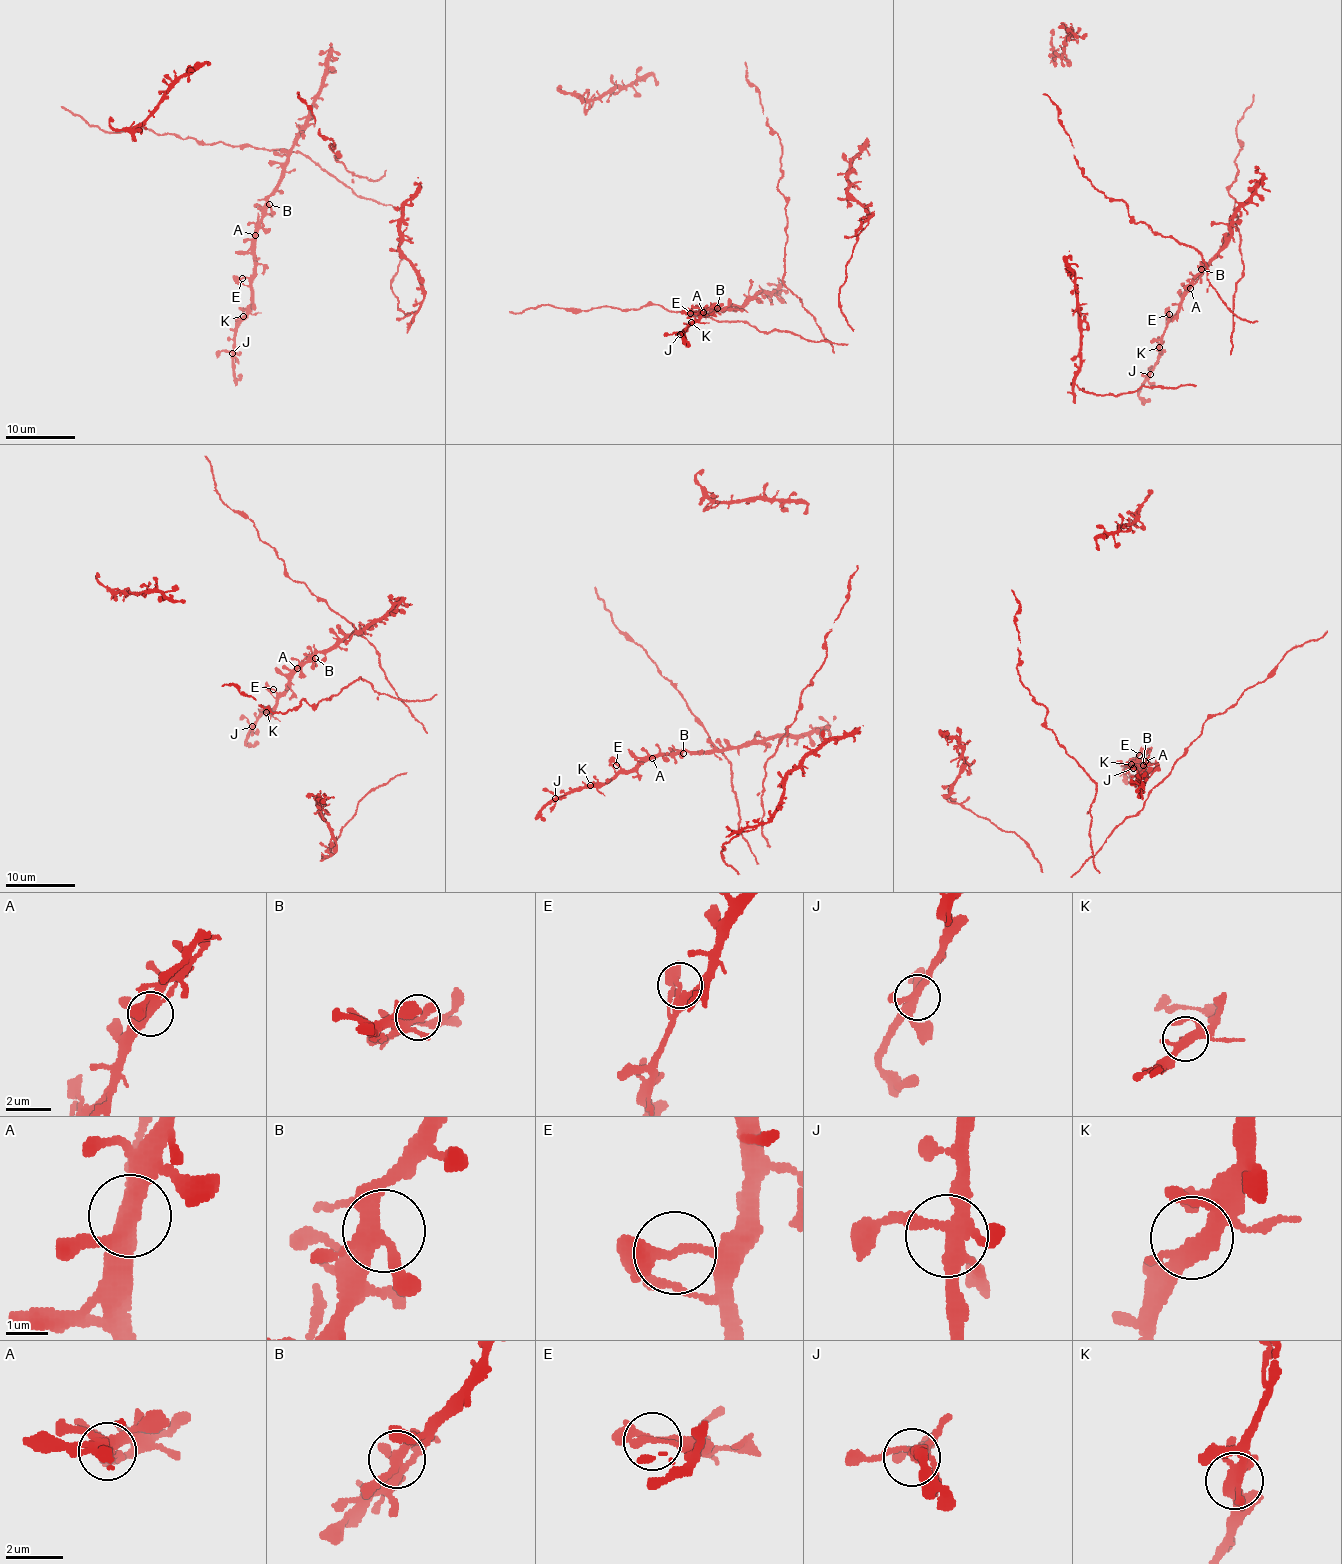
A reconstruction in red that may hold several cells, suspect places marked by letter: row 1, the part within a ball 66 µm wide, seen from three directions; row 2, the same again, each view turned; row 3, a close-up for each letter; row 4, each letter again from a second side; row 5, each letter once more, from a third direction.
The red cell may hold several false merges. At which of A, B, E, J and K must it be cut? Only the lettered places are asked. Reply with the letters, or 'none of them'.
none of them

